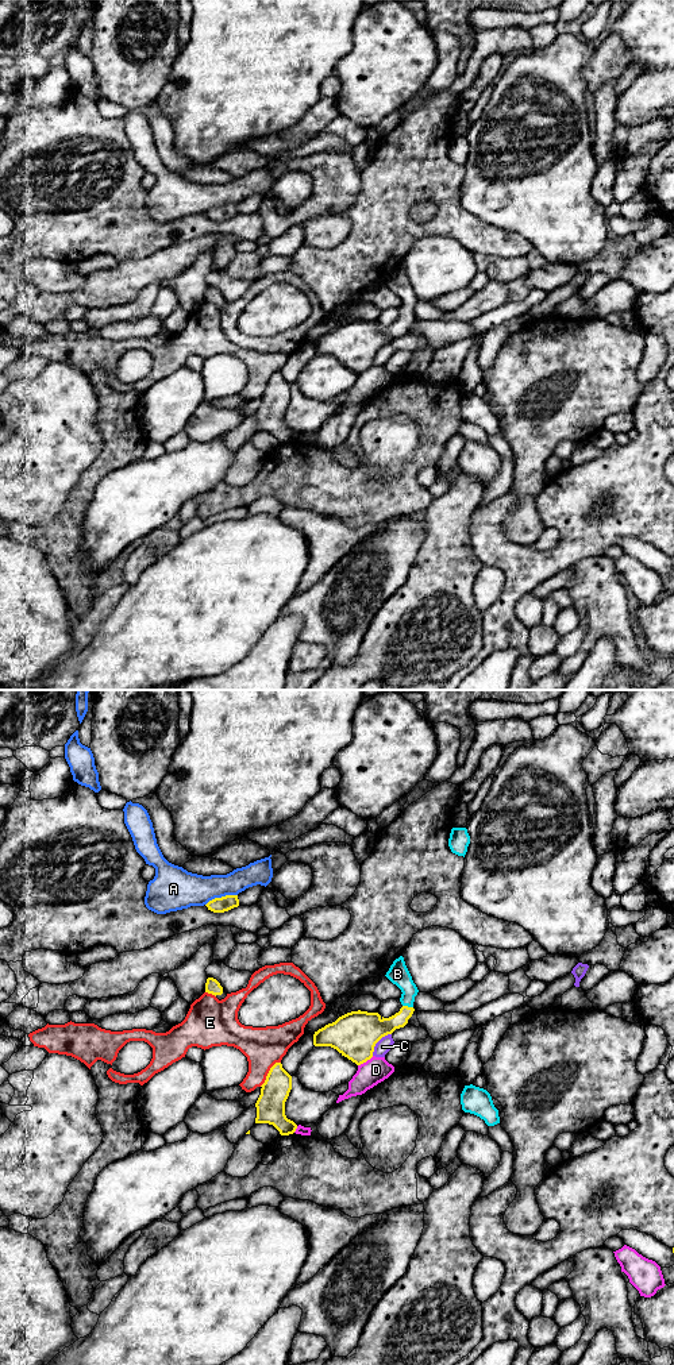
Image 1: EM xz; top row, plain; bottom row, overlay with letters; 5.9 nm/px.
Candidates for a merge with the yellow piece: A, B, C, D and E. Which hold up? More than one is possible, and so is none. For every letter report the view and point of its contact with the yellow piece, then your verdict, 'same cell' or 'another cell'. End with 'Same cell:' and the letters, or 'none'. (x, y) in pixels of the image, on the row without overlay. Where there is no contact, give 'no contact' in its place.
A: xz (222, 205) | another cell
B: xz (407, 315) | same cell
C: xz (377, 350) | another cell
D: xz (365, 370) | another cell
E: xz (269, 381) | another cell
Same cell: B

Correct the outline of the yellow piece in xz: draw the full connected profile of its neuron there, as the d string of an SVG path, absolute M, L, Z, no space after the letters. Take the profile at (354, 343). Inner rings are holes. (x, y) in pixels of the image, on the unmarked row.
M400 265L385 284L401 298L403 316L389 327L378 321L351 320L326 333L313 343L315 355L331 355L357 374L373 366L375 352L396 338L404 336L412 325L413 311L419 298Z

